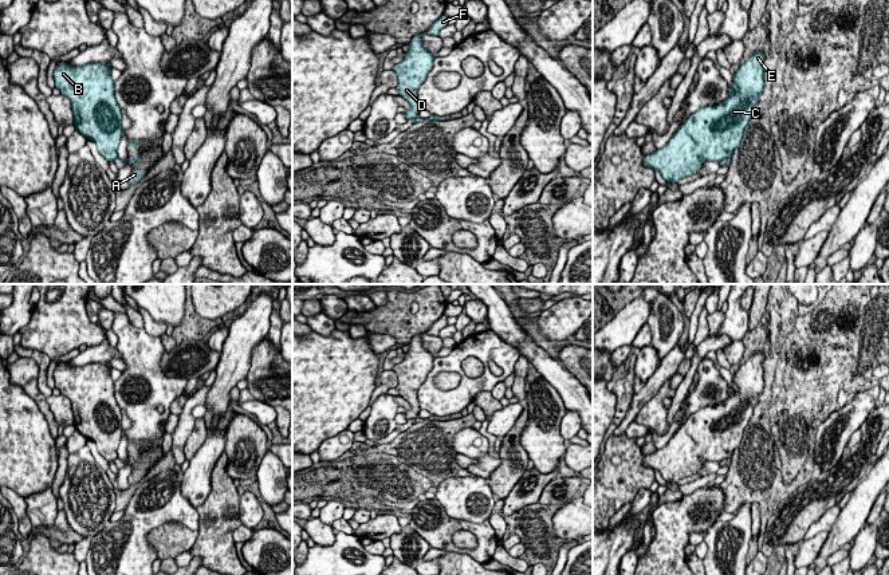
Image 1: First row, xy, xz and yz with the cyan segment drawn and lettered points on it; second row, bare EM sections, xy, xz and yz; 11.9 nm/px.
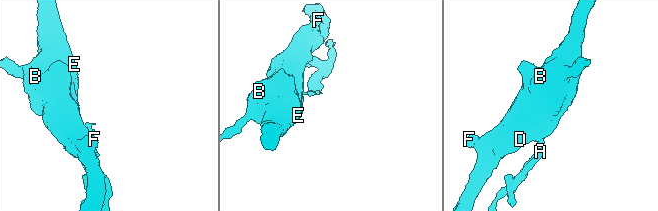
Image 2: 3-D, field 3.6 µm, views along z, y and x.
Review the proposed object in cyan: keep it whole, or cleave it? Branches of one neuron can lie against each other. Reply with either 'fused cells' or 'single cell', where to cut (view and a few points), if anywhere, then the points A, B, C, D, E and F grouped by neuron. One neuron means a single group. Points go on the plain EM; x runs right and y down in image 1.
fused cells | yz (730, 457), (722, 461) | A / B C D E F

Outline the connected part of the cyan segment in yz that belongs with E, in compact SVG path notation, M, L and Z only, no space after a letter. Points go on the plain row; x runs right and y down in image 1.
M756 351L732 375L728 398L717 406L701 407L676 430L668 444L652 454L644 457L644 466L658 470L662 478L676 484L684 477L697 473L704 461L724 461L740 446L743 433L748 425L754 407L759 403L759 395L764 389L764 354Z

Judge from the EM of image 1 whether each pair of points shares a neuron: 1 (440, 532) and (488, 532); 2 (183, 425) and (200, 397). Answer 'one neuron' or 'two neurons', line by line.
1: one neuron
2: one neuron

